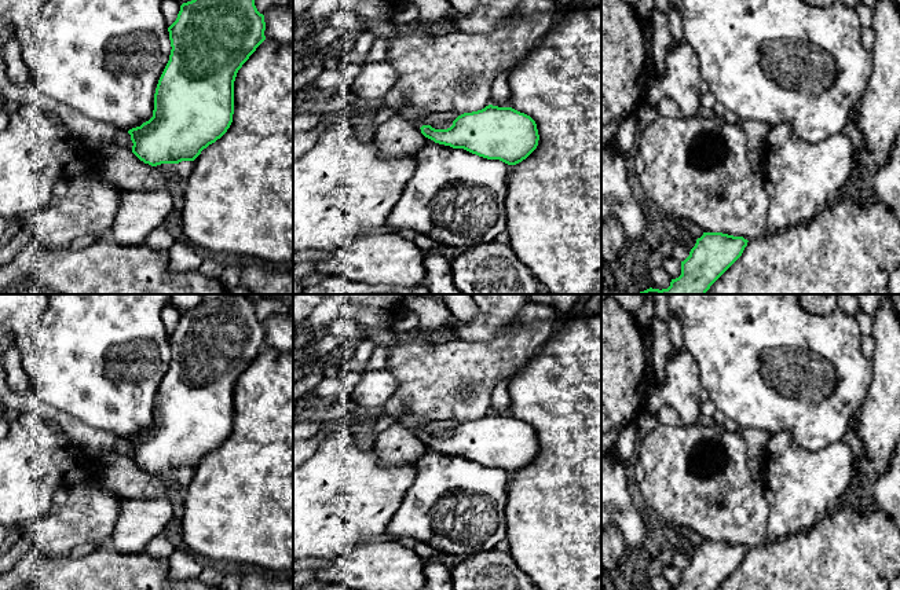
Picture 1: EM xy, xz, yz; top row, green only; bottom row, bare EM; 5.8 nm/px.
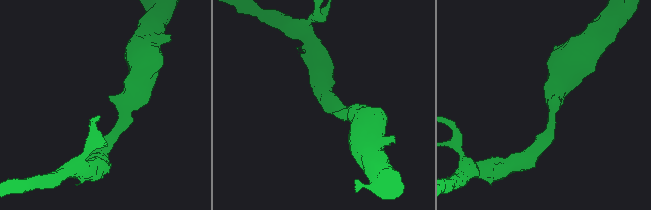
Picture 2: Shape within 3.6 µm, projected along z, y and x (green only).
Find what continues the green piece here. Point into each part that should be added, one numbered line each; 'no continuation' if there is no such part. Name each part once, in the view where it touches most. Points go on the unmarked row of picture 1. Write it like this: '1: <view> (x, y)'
no continuation

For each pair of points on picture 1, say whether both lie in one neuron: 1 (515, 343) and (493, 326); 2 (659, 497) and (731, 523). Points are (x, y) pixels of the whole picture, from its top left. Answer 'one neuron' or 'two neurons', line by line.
1: two neurons
2: one neuron

